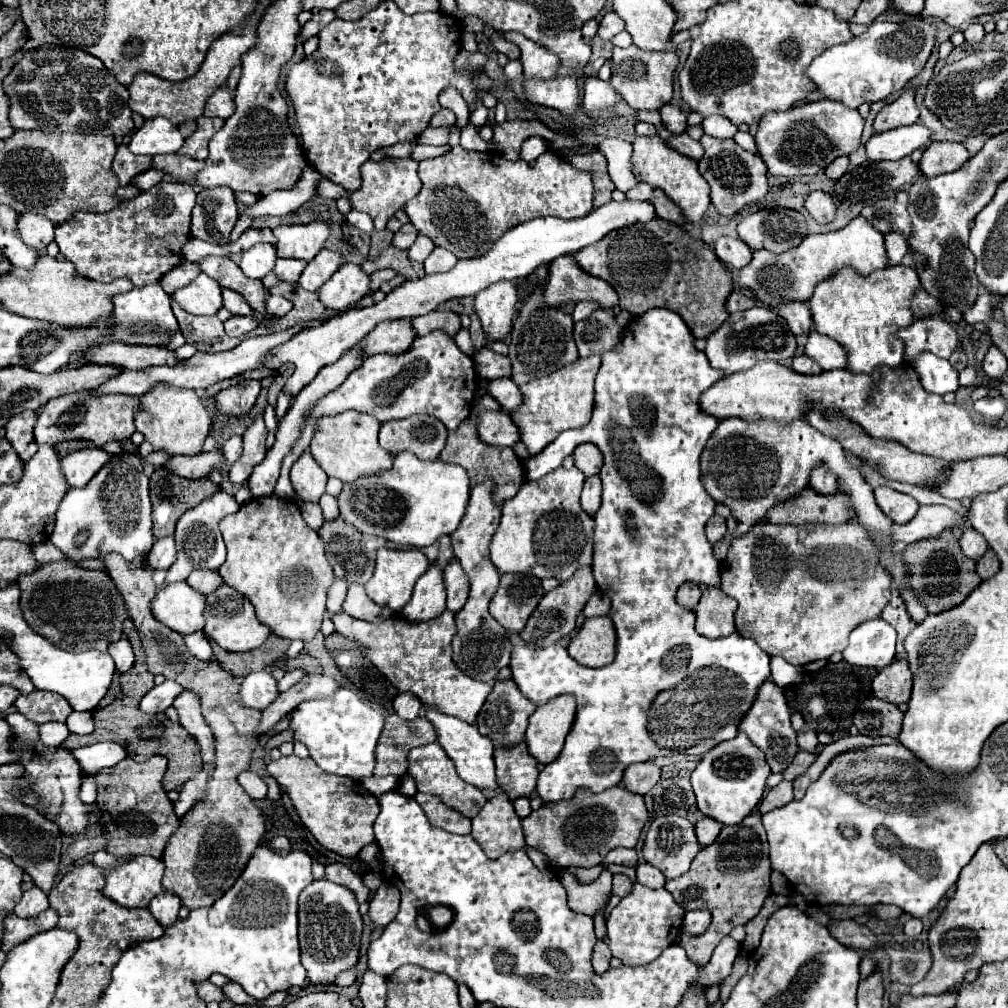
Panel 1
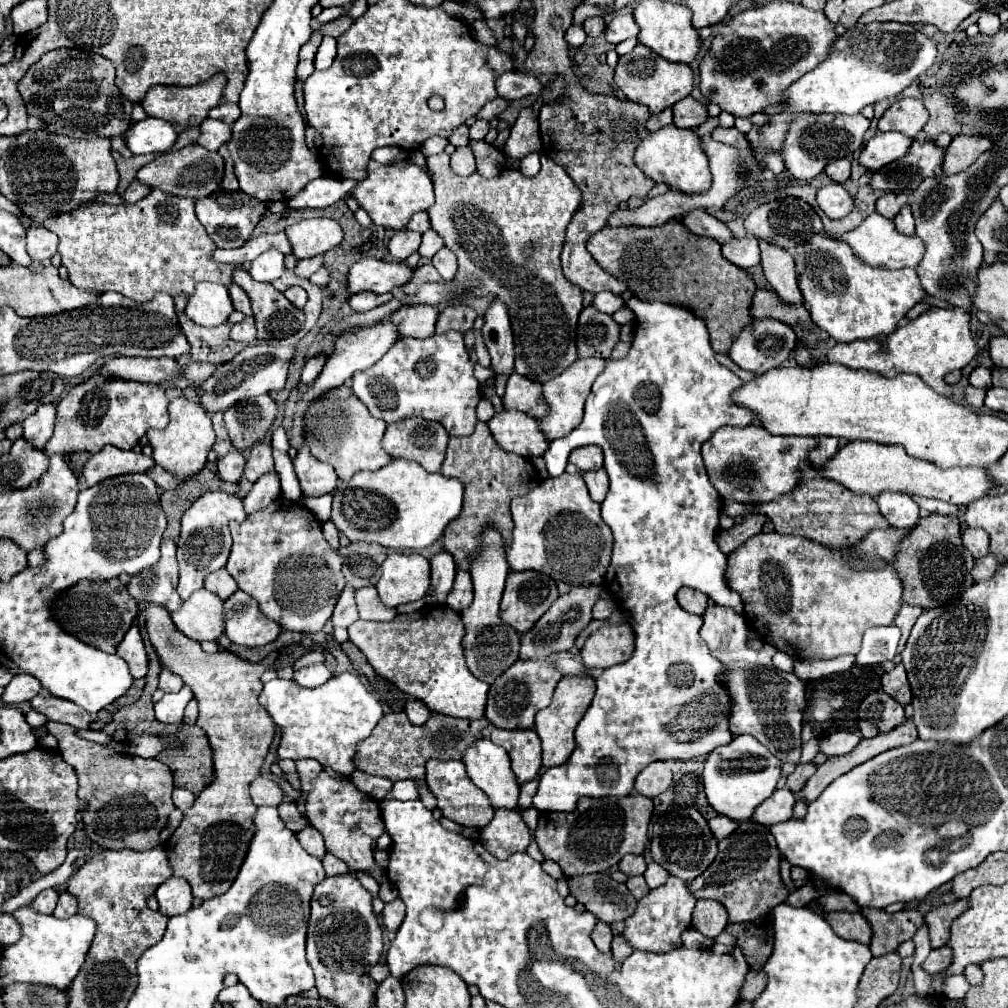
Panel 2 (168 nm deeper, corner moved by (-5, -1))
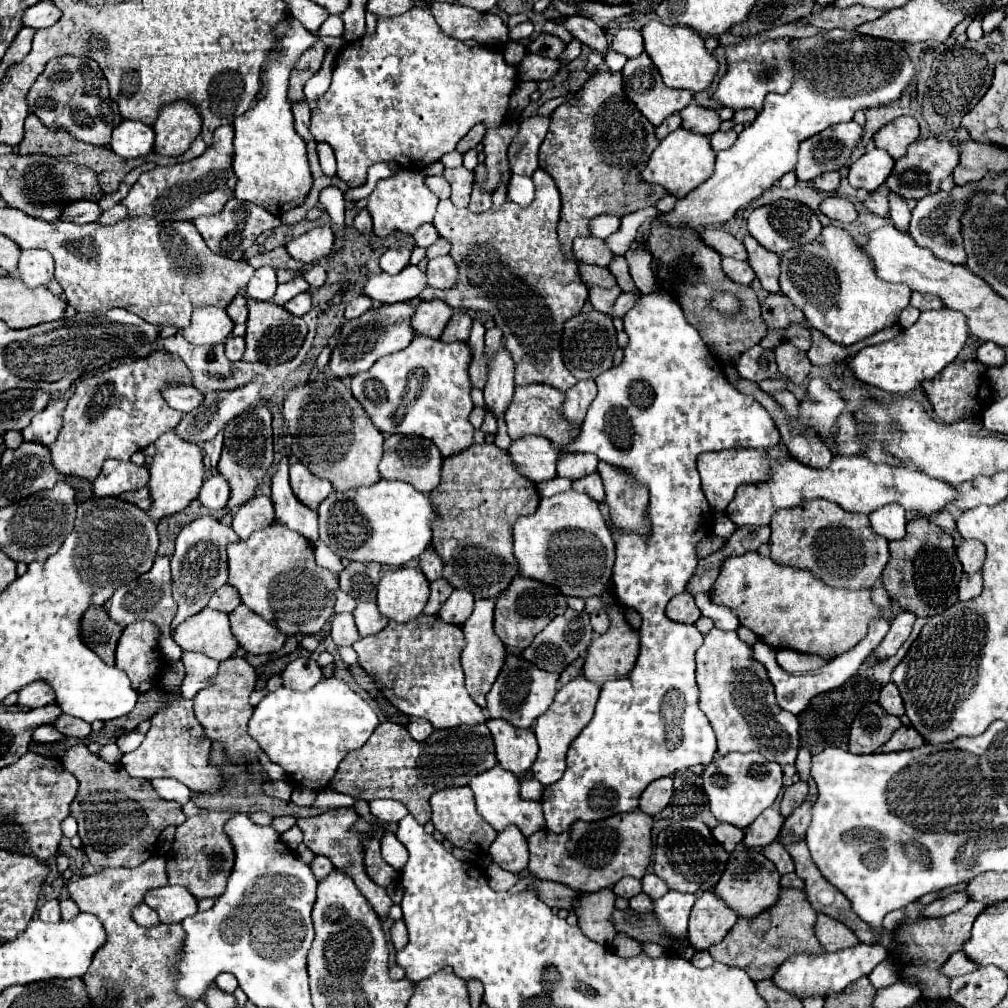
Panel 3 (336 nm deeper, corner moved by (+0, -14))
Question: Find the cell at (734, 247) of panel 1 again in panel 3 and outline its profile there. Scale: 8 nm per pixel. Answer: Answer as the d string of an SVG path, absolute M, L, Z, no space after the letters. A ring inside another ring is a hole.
M722 258L722 270L730 280L734 280L736 284L742 284L742 286L750 286L750 282L756 276L748 262L742 262L736 258Z

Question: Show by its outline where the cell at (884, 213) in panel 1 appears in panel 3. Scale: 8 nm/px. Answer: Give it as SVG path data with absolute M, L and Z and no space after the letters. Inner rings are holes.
M872 192L866 196L864 206L878 216L888 216L888 196L884 192Z

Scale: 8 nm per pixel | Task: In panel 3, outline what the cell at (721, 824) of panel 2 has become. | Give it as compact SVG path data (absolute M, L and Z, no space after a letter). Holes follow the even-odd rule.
M718 824L718 826L712 830L712 834L714 834L714 838L716 838L728 852L732 852L732 850L736 848L736 844L742 842L742 838L744 838L744 830L734 828L732 824Z

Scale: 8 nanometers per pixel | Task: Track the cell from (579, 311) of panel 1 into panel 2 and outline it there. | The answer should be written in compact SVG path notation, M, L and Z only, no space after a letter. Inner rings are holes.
M603 291L603 293L597 293L593 303L591 303L595 309L599 309L601 313L607 313L607 315L613 315L617 309L623 307L623 299L619 295L613 295L609 291Z

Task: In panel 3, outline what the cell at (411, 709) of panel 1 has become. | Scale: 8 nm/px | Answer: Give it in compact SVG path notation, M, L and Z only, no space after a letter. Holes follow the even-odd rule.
M416 718L416 720L412 720L410 722L410 726L408 726L408 732L410 732L410 736L414 738L414 740L418 740L418 742L422 742L422 740L426 740L430 734L432 734L432 724L428 722L428 720L420 720L420 718Z

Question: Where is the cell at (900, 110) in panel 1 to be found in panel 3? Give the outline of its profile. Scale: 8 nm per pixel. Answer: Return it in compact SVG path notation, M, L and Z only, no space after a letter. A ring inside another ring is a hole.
M900 116L874 134L874 144L886 150L894 160L906 154L906 148L918 138L918 122L912 116Z

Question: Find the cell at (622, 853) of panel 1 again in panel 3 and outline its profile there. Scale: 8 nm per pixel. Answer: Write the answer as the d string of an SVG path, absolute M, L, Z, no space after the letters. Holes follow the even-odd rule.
M624 876L612 890L614 890L616 896L630 900L632 896L636 896L636 894L642 892L642 886L640 886L640 880L636 880L632 876Z

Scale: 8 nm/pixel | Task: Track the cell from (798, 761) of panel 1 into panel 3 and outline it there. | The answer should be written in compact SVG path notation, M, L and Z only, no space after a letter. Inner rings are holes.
M796 782L796 784L788 786L784 792L784 798L782 798L782 804L780 804L780 814L784 818L790 816L794 812L794 808L798 808L806 800L806 794L808 794L806 782Z

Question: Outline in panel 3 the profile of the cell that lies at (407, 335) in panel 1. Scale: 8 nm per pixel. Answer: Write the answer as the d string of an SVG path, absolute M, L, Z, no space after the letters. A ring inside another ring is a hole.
M424 300L418 308L416 314L412 316L412 326L416 334L426 334L432 338L440 338L444 326L452 318L454 310L446 306L442 300Z

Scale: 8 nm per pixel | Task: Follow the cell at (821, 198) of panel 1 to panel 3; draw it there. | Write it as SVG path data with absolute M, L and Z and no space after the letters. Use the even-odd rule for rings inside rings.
M842 196L824 198L824 202L820 204L820 212L824 212L830 220L838 220L838 222L854 222L858 218L854 204Z

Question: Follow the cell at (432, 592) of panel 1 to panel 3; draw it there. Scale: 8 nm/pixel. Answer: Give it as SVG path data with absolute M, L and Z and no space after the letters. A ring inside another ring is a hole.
M424 550L422 556L420 556L420 570L426 574L426 578L430 582L442 578L442 562L440 562L438 554L430 552L430 550Z

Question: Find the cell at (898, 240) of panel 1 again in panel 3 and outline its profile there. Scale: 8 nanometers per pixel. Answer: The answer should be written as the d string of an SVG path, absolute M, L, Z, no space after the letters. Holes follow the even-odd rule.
M888 194L890 200L890 218L898 230L906 230L910 224L910 208L904 198L898 198L898 194Z

